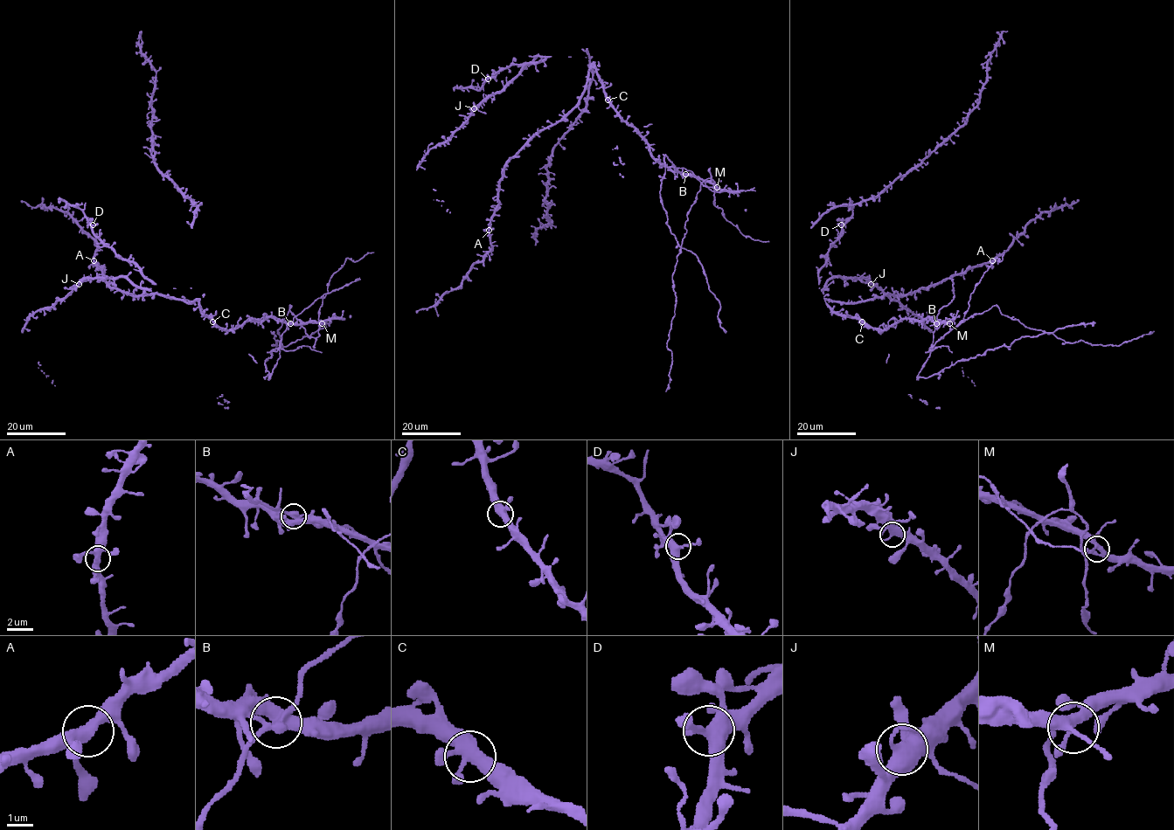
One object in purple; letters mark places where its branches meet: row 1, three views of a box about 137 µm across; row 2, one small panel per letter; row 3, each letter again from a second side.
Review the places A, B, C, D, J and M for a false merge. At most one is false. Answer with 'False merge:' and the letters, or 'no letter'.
False merge: B

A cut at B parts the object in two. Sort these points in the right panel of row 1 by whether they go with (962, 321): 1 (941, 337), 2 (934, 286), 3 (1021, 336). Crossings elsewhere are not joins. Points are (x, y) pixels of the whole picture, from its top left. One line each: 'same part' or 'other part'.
1: same part
2: same part
3: other part

